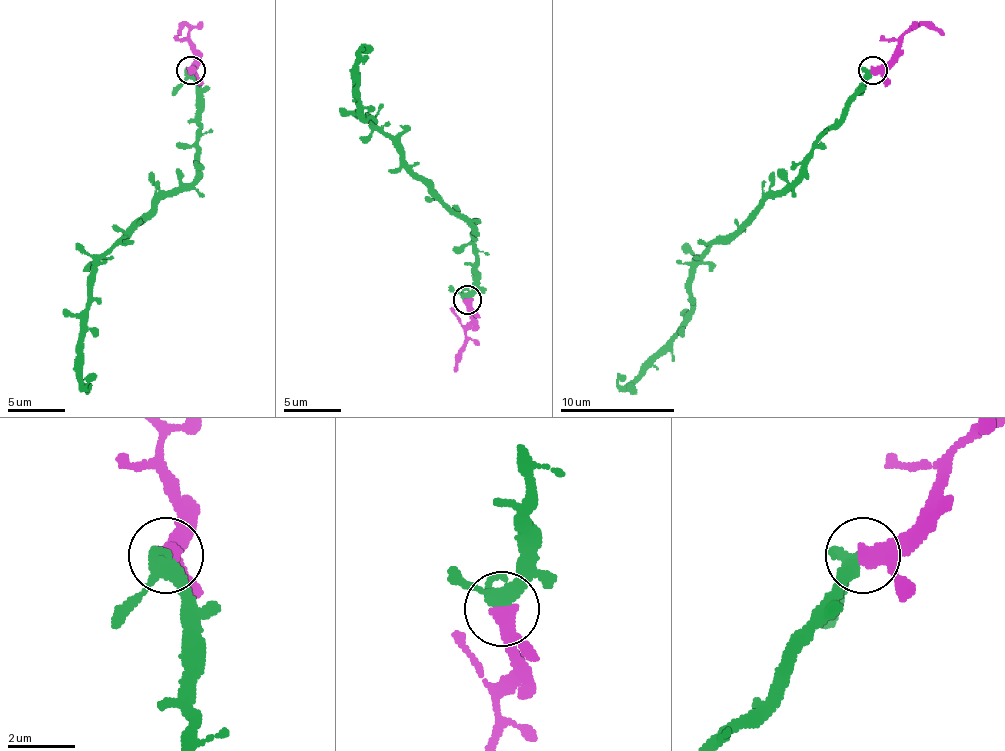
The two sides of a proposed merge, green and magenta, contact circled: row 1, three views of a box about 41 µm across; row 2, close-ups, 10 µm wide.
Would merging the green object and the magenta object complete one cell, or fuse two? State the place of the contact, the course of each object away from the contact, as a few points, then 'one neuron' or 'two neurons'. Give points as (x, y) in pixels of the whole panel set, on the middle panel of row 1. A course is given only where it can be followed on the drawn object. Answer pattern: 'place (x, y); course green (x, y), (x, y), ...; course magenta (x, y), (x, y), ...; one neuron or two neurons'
place (467, 300); course green (468, 299), (473, 290), (476, 250), (473, 230), (373, 122), (362, 116), (359, 56), (373, 47); course magenta (468, 299), (471, 316), (465, 345), (462, 359), (453, 371); one neuron

